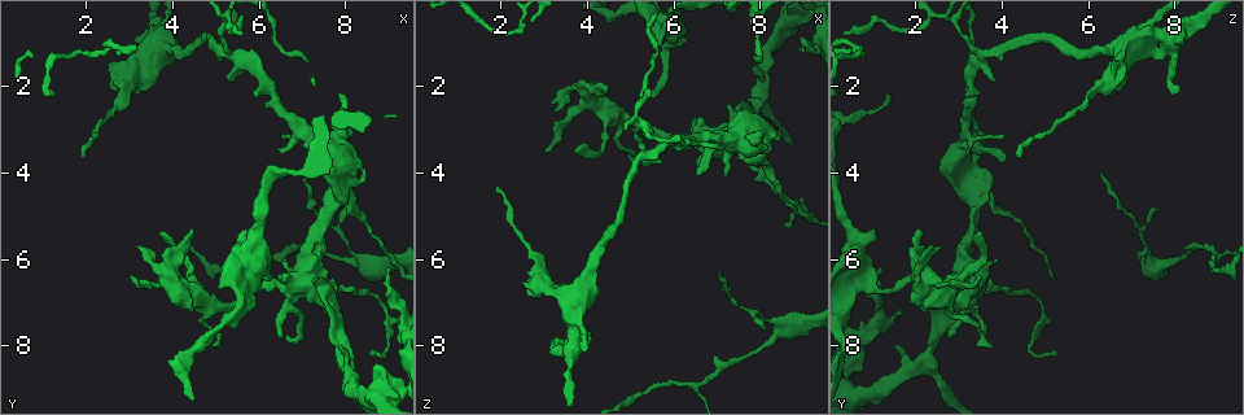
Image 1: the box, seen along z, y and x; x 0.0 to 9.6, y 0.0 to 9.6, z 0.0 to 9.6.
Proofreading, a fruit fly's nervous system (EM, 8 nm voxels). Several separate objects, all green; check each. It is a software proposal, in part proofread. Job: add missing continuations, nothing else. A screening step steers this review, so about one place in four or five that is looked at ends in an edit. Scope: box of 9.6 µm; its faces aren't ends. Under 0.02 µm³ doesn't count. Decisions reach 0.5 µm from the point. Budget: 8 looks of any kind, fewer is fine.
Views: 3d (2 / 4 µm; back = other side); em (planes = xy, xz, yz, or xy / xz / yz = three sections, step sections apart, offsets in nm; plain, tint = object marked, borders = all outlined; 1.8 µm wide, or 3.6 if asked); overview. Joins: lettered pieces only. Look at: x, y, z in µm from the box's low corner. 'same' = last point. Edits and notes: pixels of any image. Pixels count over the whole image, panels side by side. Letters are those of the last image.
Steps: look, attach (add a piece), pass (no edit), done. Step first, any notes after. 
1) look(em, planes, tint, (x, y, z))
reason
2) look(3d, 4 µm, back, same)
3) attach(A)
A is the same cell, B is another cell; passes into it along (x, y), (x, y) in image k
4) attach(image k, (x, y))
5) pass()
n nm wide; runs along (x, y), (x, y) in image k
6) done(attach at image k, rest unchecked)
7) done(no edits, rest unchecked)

look(em, yz, step 4, tint, (7.10, 4.00, 6.30))
tapers out

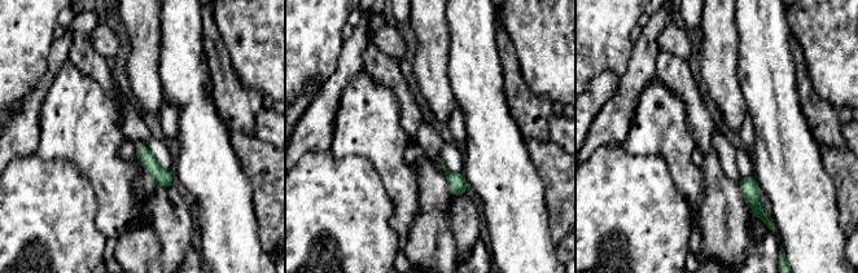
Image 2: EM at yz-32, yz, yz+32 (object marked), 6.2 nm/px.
look(em, yz, step 4, borders, same)
what lies round it

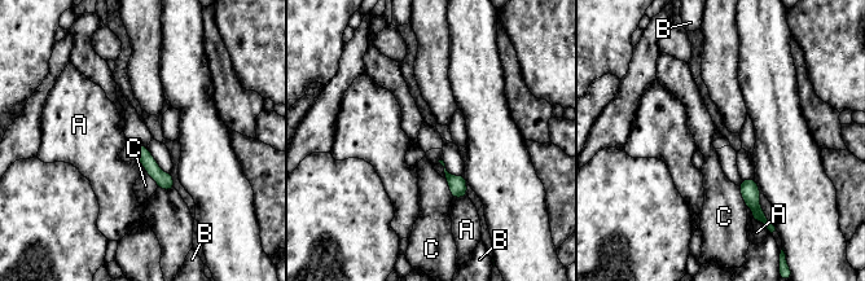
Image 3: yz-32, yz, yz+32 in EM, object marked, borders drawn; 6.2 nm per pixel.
pass()
A, B and C are other cells; runs along (140, 148), (152, 168), (167, 187) in image 3; no lettered piece goes on from it

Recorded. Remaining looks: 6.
look(3d, 4 µm, (7.75, 6.60, 3.85))
calibre changes

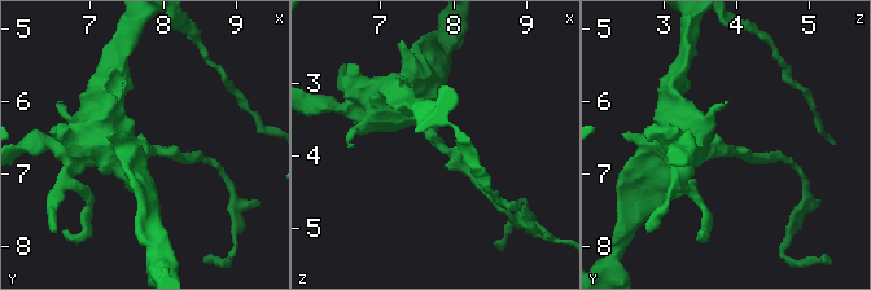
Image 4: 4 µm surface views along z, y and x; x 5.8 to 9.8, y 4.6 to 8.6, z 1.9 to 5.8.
look(em, planes, tint, (7.75, 6.65, 3.80))

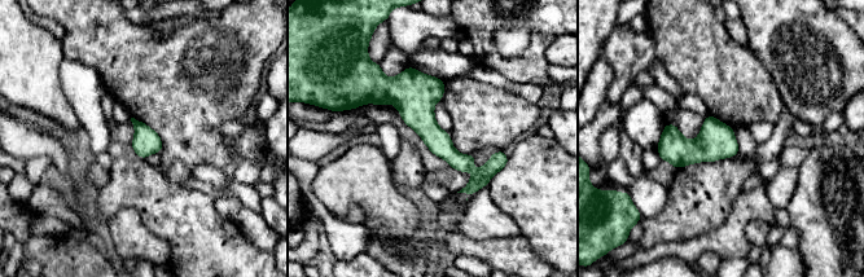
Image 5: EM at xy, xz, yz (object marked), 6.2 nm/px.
look(em, planes, borders, same)

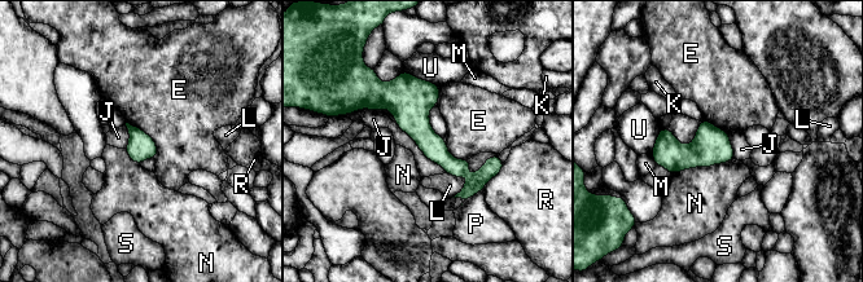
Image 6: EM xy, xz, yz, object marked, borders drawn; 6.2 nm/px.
pass()
J touches over 440 nm; E, J, K, L, M, N, P, R, S and U are other cells; runs along (362, 105), (391, 102), (469, 177), (499, 164) in image 6; no lettered piece goes on from it

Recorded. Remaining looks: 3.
look(3d, 4 µm, (8.65, 8.25, 5.35))
long arm stops here

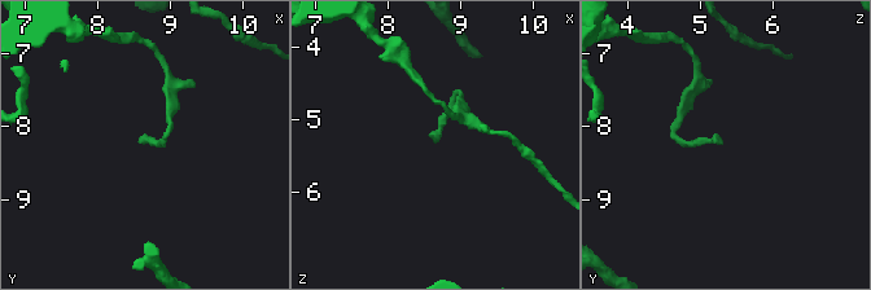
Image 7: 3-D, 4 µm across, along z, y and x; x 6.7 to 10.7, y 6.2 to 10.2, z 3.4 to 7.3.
look(em, planes, borders, (8.65, 8.25, 5.30))
now the EM

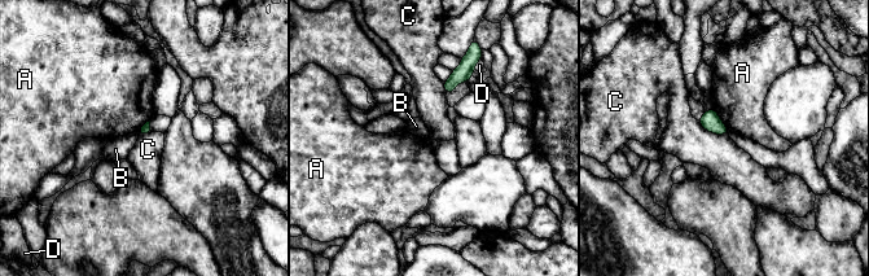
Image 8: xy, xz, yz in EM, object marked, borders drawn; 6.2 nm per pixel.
pass()
C touches over 200 nm; A, B, C and D are other cells; no lettered piece goes on from it

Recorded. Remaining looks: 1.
done(no edits, rest unchecked)

